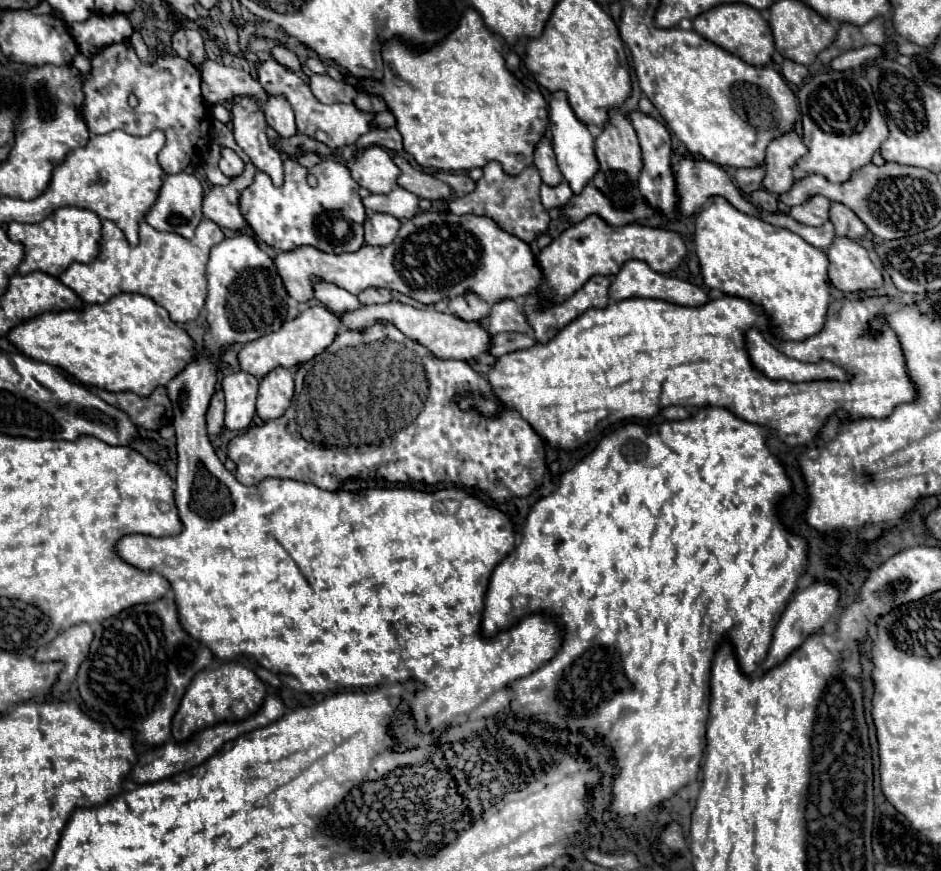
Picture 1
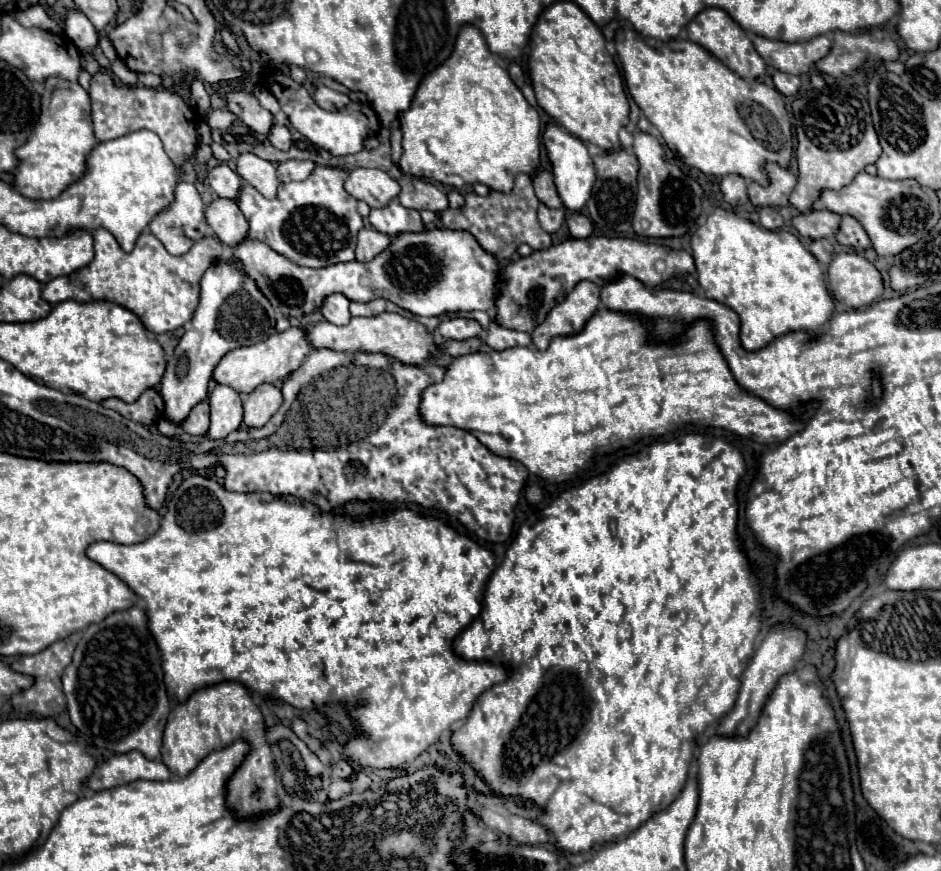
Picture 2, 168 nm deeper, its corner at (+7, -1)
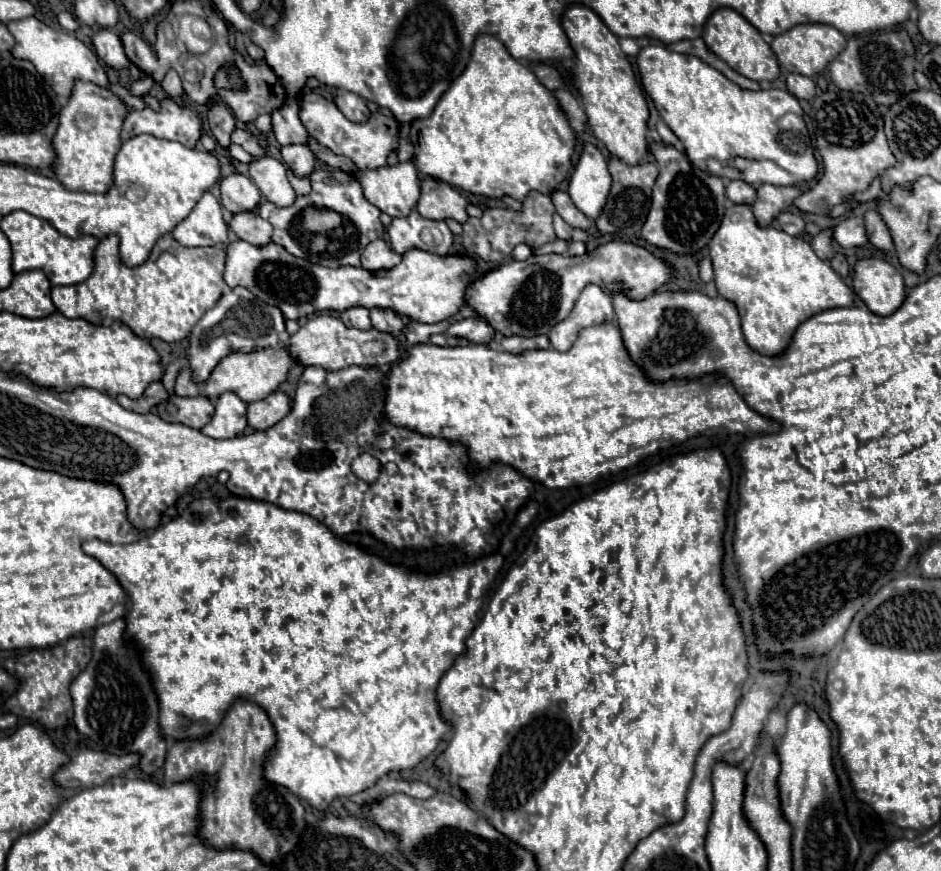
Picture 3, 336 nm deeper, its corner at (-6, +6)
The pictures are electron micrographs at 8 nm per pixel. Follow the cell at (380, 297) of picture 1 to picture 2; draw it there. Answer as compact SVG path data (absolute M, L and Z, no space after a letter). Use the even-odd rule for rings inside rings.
M376 298L370 302L350 302L350 314L352 316L376 316L386 310L386 300Z

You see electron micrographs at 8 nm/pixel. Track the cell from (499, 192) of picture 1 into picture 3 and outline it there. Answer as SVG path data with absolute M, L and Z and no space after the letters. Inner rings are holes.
M529 193L529 197L523 201L523 209L511 211L511 209L487 209L481 219L469 219L463 225L463 247L469 257L475 257L477 261L493 261L499 263L503 259L509 259L515 245L525 243L529 247L539 247L545 243L555 241L553 233L553 213L555 205L549 195L543 193Z

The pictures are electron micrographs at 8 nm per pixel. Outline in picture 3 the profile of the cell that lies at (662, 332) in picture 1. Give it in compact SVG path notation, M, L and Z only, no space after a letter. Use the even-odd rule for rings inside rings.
M605 323L605 325L597 325L597 327L589 327L589 329L581 329L573 347L565 353L559 353L555 349L547 349L547 351L525 351L521 355L511 355L507 351L495 351L491 347L483 347L483 345L467 345L467 347L435 347L435 345L415 345L411 349L405 351L403 359L397 359L389 371L385 371L385 413L383 419L387 419L391 425L395 427L405 427L411 431L417 431L425 437L441 437L445 441L459 441L465 445L467 449L467 457L469 457L469 465L473 471L485 471L489 469L493 463L503 463L513 467L515 471L519 471L523 477L527 477L529 481L539 481L543 483L547 489L565 489L565 487L575 487L575 485L589 485L591 481L595 481L601 475L607 473L617 473L621 469L633 467L639 459L653 455L659 449L671 447L675 443L683 443L689 437L695 435L717 435L717 433L747 433L747 435L757 435L757 433L771 433L779 429L779 423L761 417L759 413L755 413L753 409L749 409L743 401L743 397L737 395L737 391L733 389L733 385L729 385L729 381L725 381L719 375L707 375L699 381L667 381L667 383L651 383L635 365L633 361L629 361L629 355L625 353L623 341L621 341L621 333L617 329L617 325L613 323Z

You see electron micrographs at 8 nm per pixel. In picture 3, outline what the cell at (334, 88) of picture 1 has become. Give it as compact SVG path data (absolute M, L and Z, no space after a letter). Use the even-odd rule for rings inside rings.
M341 93L337 97L337 107L339 111L349 119L349 121L355 121L355 123L363 123L371 117L371 111L369 107L365 105L365 101L361 97L357 97L355 93Z

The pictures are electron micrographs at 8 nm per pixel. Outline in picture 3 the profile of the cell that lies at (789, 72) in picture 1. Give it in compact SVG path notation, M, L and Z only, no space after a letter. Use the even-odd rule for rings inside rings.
M789 73L787 75L787 89L797 99L807 99L807 101L813 99L815 93L817 93L817 85L815 85L813 79L803 77L803 75L795 75L795 73Z

